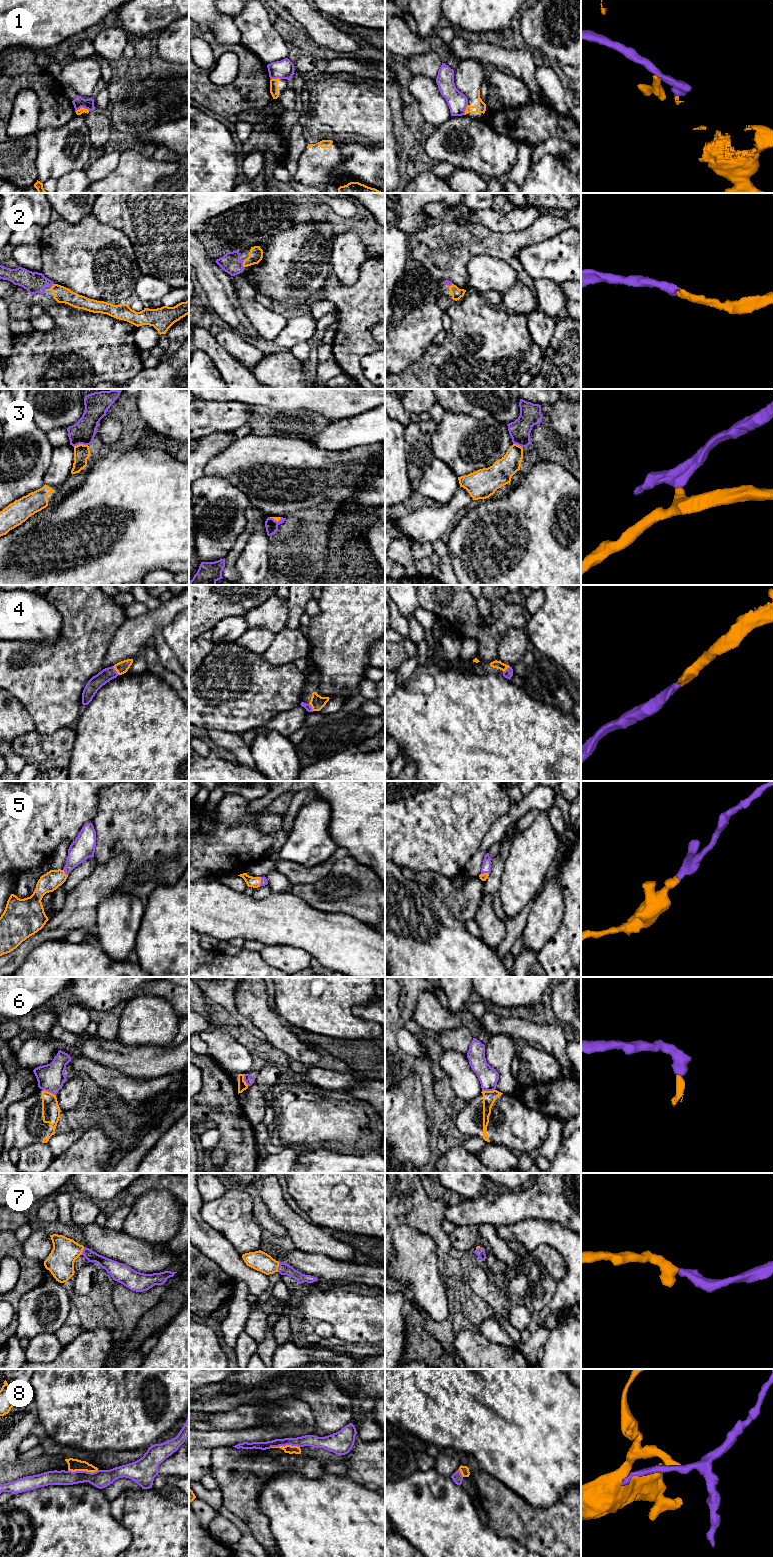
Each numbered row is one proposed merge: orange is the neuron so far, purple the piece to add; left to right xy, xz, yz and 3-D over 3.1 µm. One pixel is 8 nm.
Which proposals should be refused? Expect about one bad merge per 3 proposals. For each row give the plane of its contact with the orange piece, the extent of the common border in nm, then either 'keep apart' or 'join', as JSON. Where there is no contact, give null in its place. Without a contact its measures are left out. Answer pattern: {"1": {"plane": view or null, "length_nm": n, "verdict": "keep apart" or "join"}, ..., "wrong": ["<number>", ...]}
{"1": {"plane": "xy", "length_nm": 120, "verdict": "keep apart"}, "2": {"plane": "xz", "length_nm": 60, "verdict": "join"}, "3": {"plane": "xy", "length_nm": 120, "verdict": "keep apart"}, "4": {"plane": "xy", "length_nm": 90, "verdict": "join"}, "5": {"plane": "xy", "length_nm": 70, "verdict": "join"}, "6": {"plane": "xy", "length_nm": 120, "verdict": "keep apart"}, "7": {"plane": "xz", "length_nm": 80, "verdict": "join"}, "8": {"plane": "xy", "length_nm": 240, "verdict": "keep apart"}, "wrong": ["1", "3", "6", "8"]}

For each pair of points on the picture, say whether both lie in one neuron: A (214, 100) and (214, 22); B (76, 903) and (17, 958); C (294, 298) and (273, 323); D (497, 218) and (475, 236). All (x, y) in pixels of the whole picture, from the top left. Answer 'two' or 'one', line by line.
A: two
B: one
C: two
D: two

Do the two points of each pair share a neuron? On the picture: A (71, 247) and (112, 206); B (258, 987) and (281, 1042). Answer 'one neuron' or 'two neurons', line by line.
A: two neurons
B: one neuron

